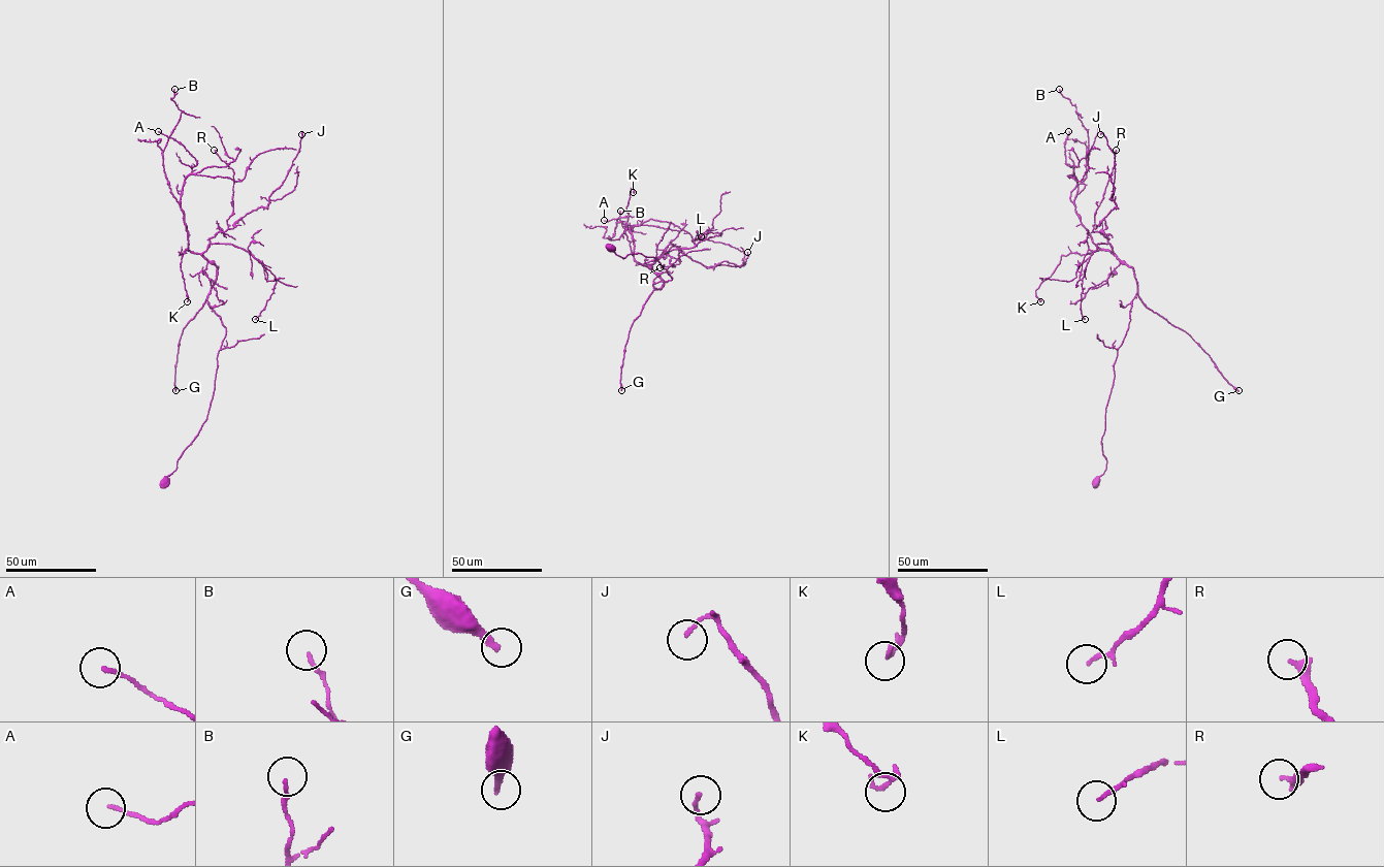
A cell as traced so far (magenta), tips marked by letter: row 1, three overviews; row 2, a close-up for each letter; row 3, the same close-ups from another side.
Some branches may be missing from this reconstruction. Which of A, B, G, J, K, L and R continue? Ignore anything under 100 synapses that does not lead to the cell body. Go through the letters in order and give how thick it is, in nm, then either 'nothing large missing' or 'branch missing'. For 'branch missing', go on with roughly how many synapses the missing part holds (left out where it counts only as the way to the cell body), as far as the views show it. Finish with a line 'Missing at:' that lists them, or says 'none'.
A: 130 nm thick; nothing large missing
B: 120 nm thick; nothing large missing
G: 260 nm thick; branch missing; about 200 synapses
J: 130 nm thick; nothing large missing
K: 220 nm thick; nothing large missing
L: 130 nm thick; nothing large missing
R: 360 nm thick; nothing large missing
Missing at: G

